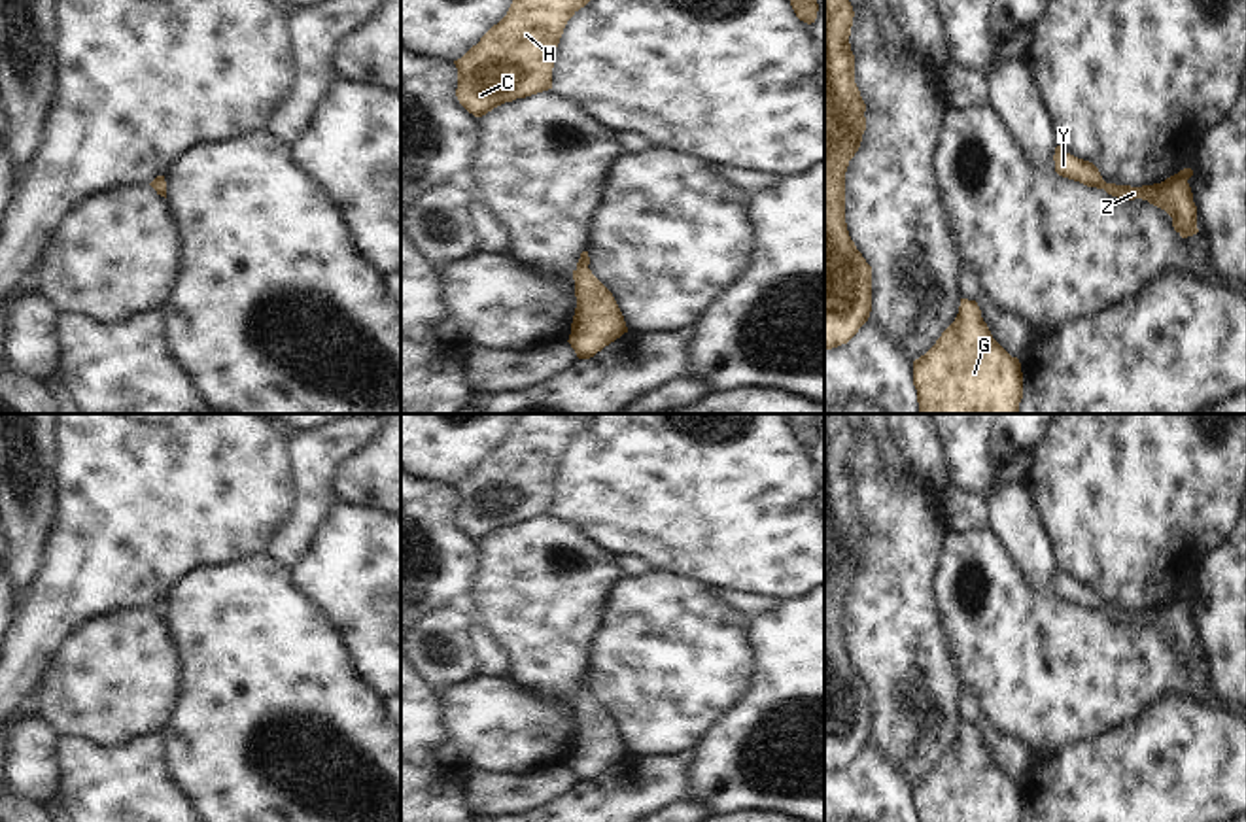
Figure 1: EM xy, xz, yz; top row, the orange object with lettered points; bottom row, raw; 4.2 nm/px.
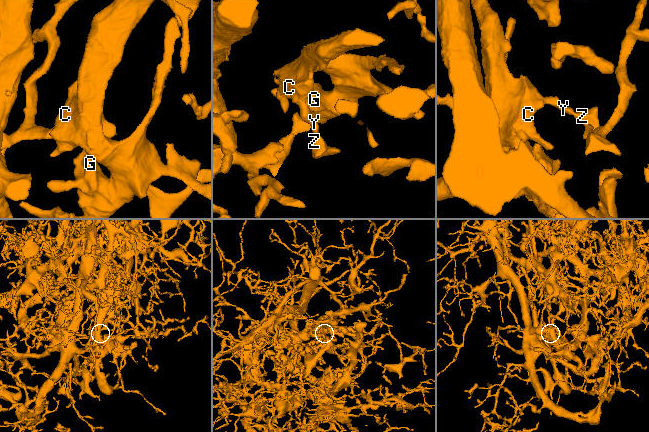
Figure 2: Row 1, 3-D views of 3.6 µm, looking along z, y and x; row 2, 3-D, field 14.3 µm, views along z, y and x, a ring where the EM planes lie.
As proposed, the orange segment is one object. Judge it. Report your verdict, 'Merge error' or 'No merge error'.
No merge error.

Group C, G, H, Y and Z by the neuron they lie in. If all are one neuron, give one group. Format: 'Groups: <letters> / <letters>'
Groups: C G H Y Z

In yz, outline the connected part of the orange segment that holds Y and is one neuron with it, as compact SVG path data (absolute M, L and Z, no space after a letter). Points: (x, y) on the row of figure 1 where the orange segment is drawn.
M1061 146L1055 147L1053 161L1055 172L1063 178L1080 181L1087 187L1104 189L1108 195L1123 200L1142 198L1165 210L1172 217L1172 227L1182 238L1199 232L1197 206L1193 202L1193 193L1187 183L1187 180L1193 176L1191 168L1184 168L1161 183L1131 187L1106 183L1093 163L1066 153Z

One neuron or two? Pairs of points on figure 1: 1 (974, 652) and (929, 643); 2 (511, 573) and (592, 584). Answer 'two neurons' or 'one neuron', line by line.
1: two neurons
2: one neuron

